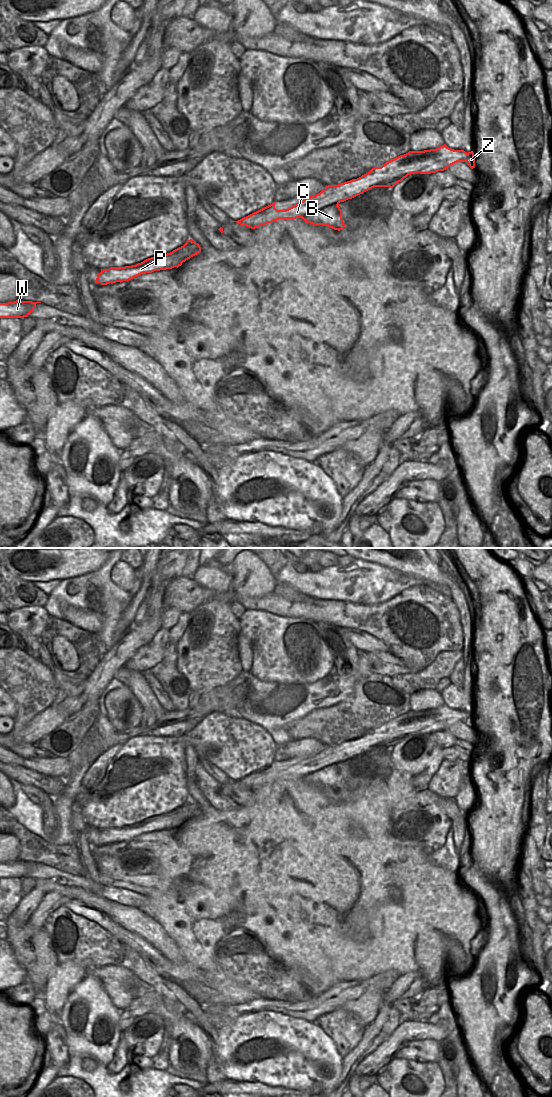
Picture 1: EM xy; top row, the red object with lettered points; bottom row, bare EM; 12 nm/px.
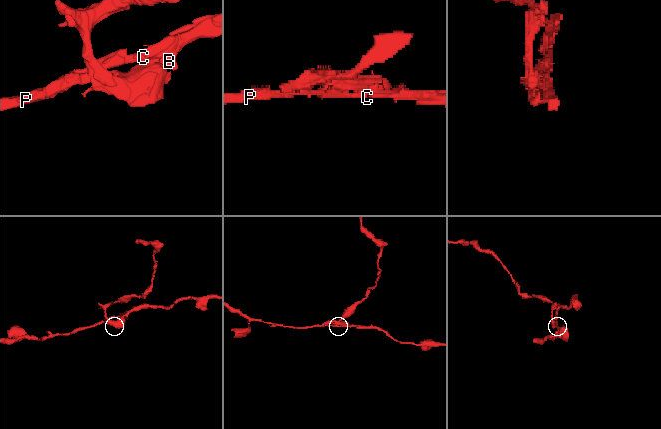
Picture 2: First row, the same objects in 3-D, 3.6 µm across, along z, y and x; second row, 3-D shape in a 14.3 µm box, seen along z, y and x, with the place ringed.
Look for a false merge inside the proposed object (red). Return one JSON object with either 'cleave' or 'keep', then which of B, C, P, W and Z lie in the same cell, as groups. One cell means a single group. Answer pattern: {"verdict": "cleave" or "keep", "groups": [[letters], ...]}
{"verdict": "cleave", "groups": [["B"], ["C", "P", "W", "Z"]]}

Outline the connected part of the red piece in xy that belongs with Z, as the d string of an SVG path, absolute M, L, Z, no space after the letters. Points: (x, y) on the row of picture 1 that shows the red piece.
M445 144L436 149L409 151L386 162L381 167L372 168L357 179L338 185L328 185L320 193L303 197L303 201L286 210L277 210L275 202L273 202L238 221L232 222L255 229L279 219L303 218L326 206L338 206L340 202L352 199L374 187L393 188L408 175L444 171L457 162L466 162L471 169L475 168L474 152L454 150Z

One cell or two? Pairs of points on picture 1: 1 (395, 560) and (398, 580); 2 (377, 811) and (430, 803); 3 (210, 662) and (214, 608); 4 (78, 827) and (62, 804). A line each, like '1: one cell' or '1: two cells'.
1: two cells
2: two cells
3: one cell
4: two cells

